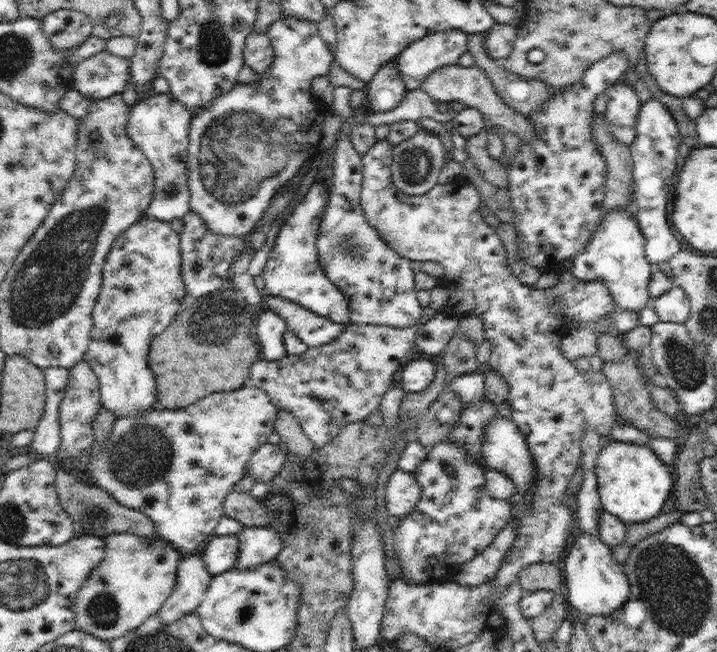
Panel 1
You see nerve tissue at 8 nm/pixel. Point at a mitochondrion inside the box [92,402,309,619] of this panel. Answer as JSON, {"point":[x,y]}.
{"point":[139,458]}

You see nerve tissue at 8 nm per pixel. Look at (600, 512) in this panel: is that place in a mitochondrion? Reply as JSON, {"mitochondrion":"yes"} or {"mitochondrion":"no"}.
{"mitochondrion":"no"}

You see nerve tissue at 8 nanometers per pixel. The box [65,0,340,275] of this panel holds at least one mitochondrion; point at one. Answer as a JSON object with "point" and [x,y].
{"point":[237,150]}

